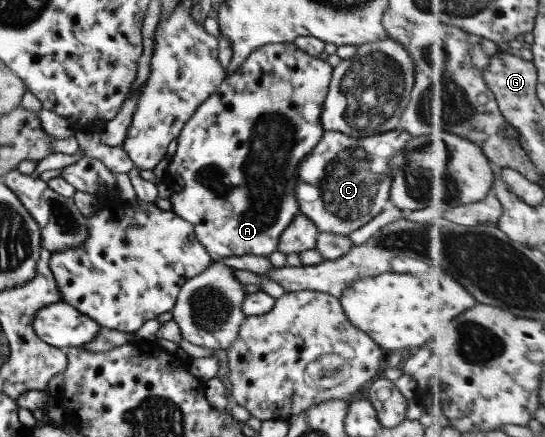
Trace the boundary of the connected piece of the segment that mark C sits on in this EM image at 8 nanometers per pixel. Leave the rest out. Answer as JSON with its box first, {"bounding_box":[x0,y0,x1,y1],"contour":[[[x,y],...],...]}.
{"bounding_box":[294,129,410,236],"contour":[[[396,129],[396,135],[390,135],[392,131],[386,131],[388,135],[374,135],[374,137],[360,137],[352,139],[346,137],[340,131],[323,131],[318,143],[296,166],[297,187],[294,199],[297,201],[298,211],[314,223],[318,232],[339,233],[348,236],[351,231],[362,227],[372,217],[378,215],[383,205],[389,200],[390,171],[388,158],[392,158],[396,152],[402,152],[410,135]]]}

